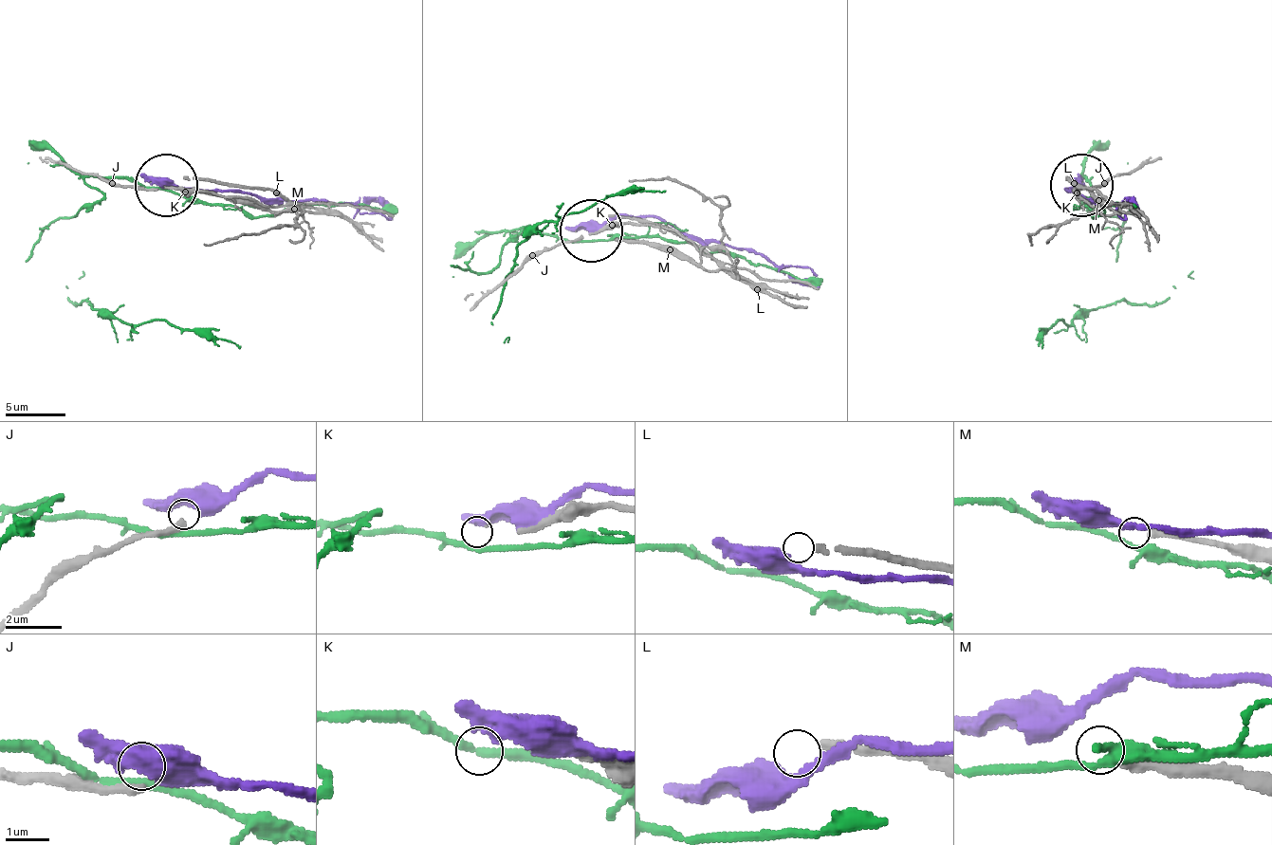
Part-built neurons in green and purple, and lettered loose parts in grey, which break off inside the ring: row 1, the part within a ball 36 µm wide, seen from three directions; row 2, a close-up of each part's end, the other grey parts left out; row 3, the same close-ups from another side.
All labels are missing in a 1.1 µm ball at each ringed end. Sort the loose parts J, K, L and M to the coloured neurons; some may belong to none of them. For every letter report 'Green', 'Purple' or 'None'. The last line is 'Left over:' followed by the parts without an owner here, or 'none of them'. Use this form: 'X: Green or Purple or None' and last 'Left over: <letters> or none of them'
J: Purple
K: None
L: None
M: None
Left over: K, L, M

